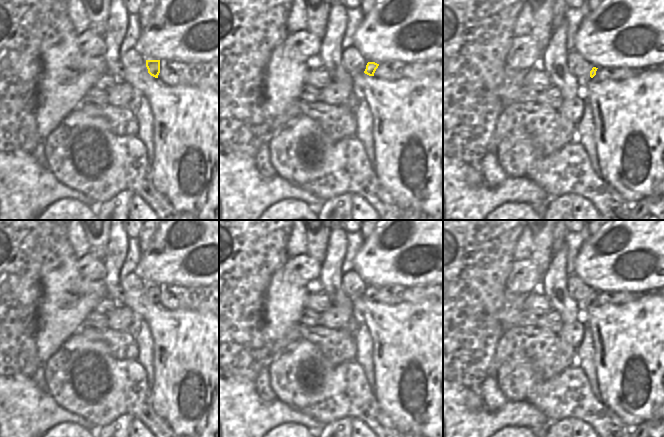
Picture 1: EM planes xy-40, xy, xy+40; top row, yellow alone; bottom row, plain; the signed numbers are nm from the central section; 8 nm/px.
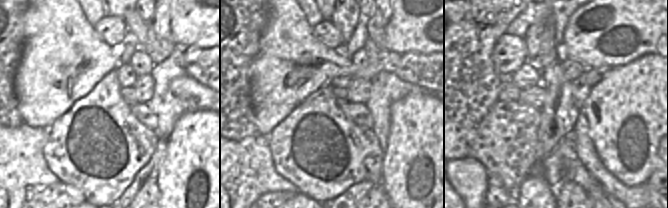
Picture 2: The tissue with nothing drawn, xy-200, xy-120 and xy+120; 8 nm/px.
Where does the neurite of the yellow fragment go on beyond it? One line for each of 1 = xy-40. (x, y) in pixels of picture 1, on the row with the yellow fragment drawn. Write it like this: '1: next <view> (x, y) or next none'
1: next none

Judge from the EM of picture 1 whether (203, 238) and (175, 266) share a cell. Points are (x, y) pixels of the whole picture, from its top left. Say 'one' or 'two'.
one

